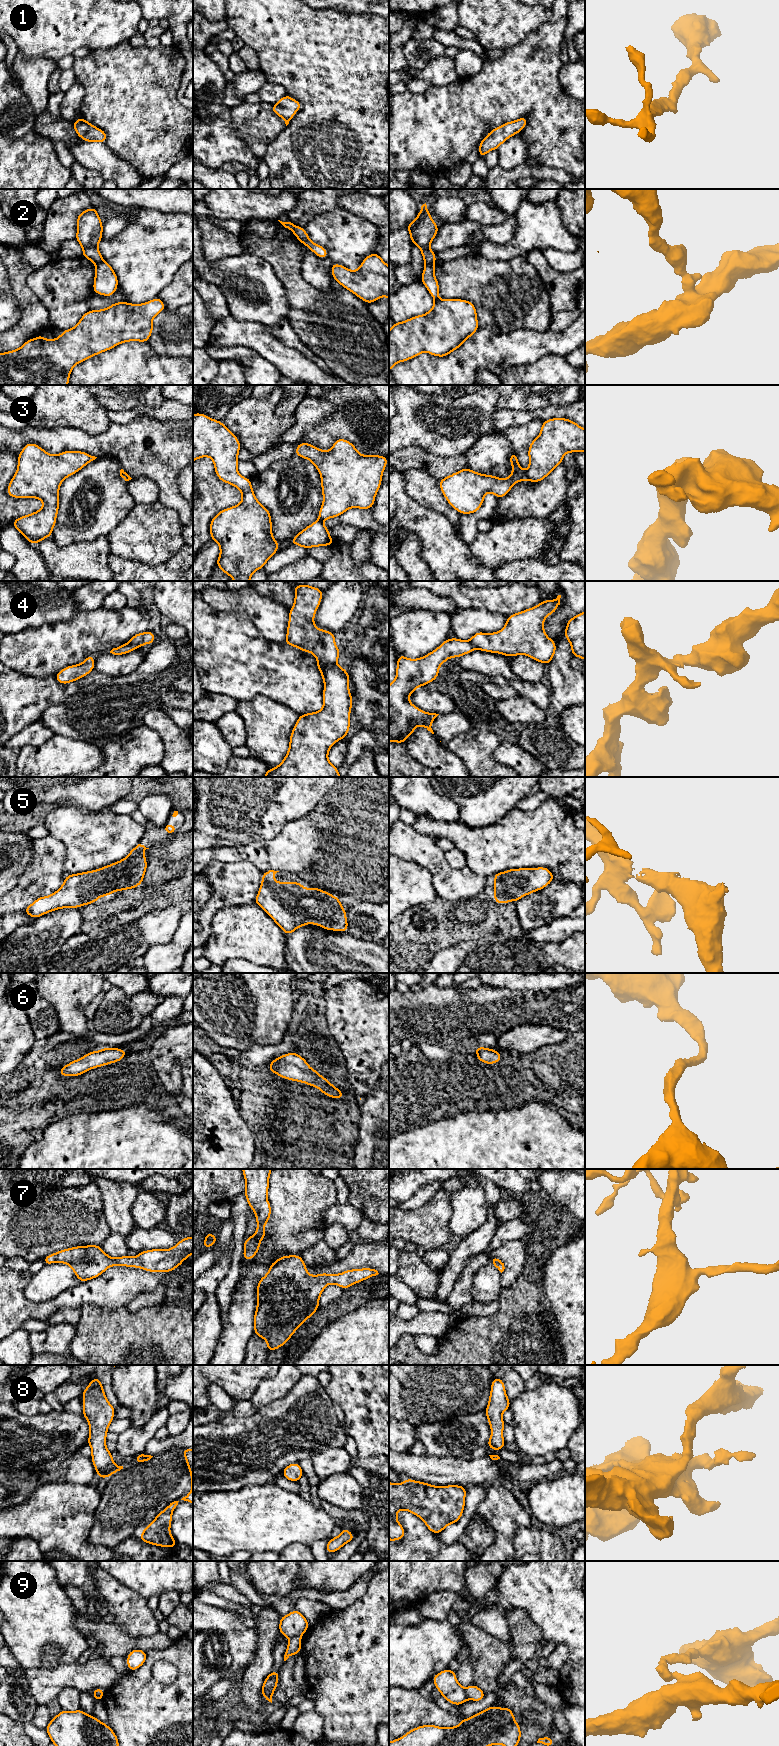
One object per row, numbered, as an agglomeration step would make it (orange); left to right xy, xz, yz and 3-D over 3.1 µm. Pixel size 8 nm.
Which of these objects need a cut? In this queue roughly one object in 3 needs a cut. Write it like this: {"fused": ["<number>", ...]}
{"fused": ["2", "3", "4", "9"]}

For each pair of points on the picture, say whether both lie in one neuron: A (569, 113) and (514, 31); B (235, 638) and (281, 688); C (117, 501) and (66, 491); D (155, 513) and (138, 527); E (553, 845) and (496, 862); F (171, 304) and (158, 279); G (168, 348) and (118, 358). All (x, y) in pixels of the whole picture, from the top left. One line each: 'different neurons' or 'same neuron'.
A: different neurons
B: same neuron
C: same neuron
D: same neuron
E: same neuron
F: different neurons
G: different neurons

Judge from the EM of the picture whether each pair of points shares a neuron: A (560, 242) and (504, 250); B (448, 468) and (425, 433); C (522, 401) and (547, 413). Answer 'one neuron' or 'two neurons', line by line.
A: one neuron
B: two neurons
C: two neurons

